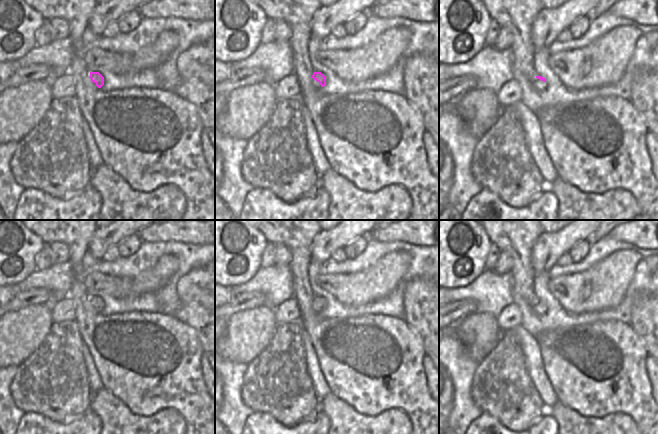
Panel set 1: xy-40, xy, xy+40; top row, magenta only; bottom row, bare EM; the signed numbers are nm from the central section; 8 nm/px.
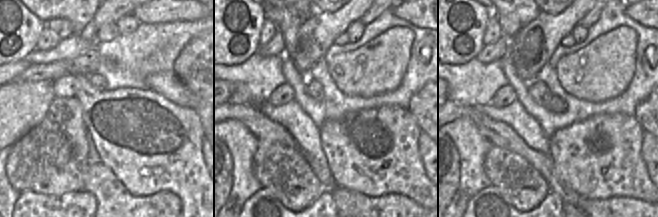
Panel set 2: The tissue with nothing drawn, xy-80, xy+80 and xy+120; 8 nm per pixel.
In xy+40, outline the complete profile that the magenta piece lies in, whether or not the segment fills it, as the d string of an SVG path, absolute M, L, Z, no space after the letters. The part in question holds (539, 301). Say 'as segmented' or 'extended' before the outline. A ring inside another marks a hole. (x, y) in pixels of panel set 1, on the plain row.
extended; M536 300L536 302L532 304L532 311L537 316L543 316L546 313L546 303L541 300Z

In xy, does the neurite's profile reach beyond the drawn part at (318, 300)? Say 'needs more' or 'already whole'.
needs more

